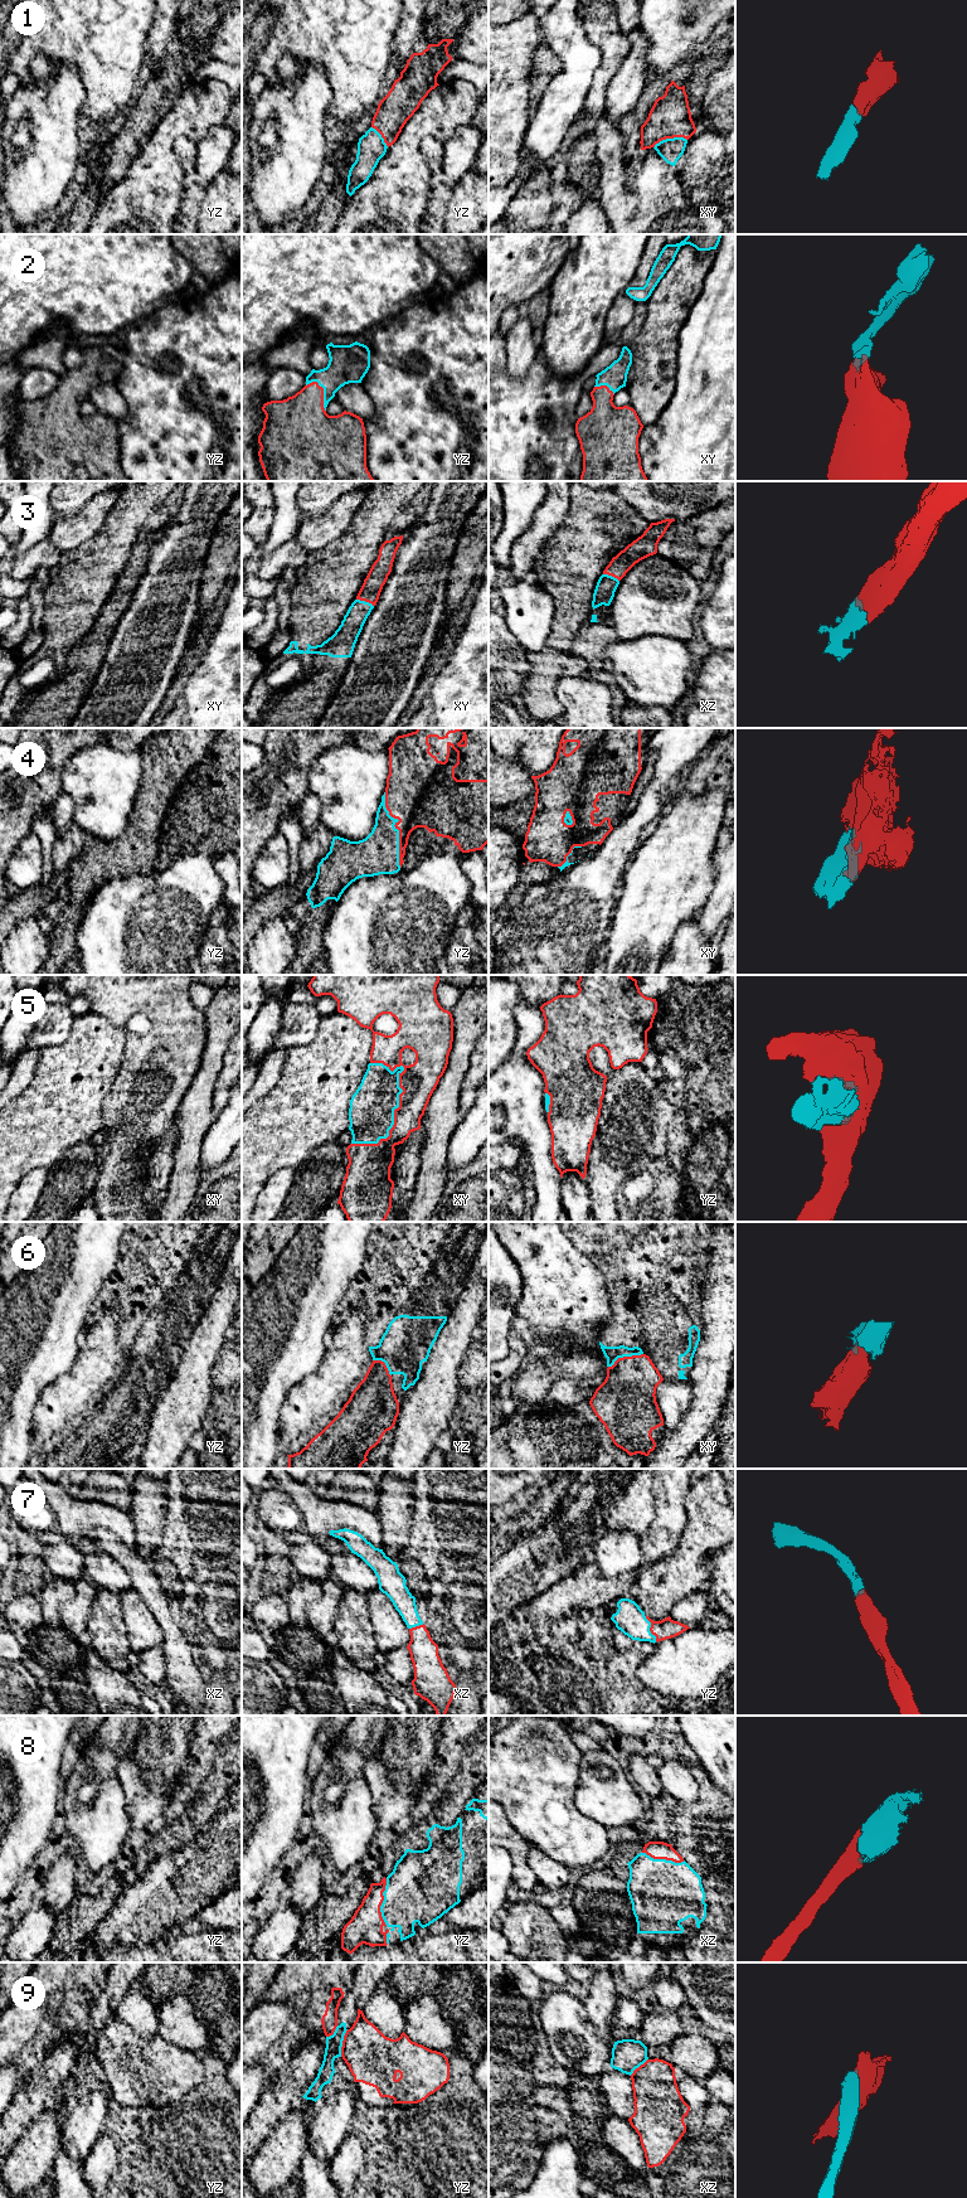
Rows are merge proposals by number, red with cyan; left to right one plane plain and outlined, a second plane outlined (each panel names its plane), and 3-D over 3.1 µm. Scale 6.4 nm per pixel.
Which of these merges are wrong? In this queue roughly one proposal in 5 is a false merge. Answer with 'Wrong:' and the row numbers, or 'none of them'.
Wrong: 9

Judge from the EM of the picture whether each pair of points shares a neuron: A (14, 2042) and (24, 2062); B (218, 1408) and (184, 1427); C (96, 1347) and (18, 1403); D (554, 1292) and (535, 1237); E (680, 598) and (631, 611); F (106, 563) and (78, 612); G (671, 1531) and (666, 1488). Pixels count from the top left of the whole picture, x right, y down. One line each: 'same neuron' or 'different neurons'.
A: different neurons
B: different neurons
C: different neurons
D: same neuron
E: same neuron
F: same neuron
G: same neuron

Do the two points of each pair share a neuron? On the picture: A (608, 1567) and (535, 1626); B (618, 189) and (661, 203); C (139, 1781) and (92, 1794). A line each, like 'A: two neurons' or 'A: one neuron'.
A: two neurons
B: one neuron
C: two neurons

